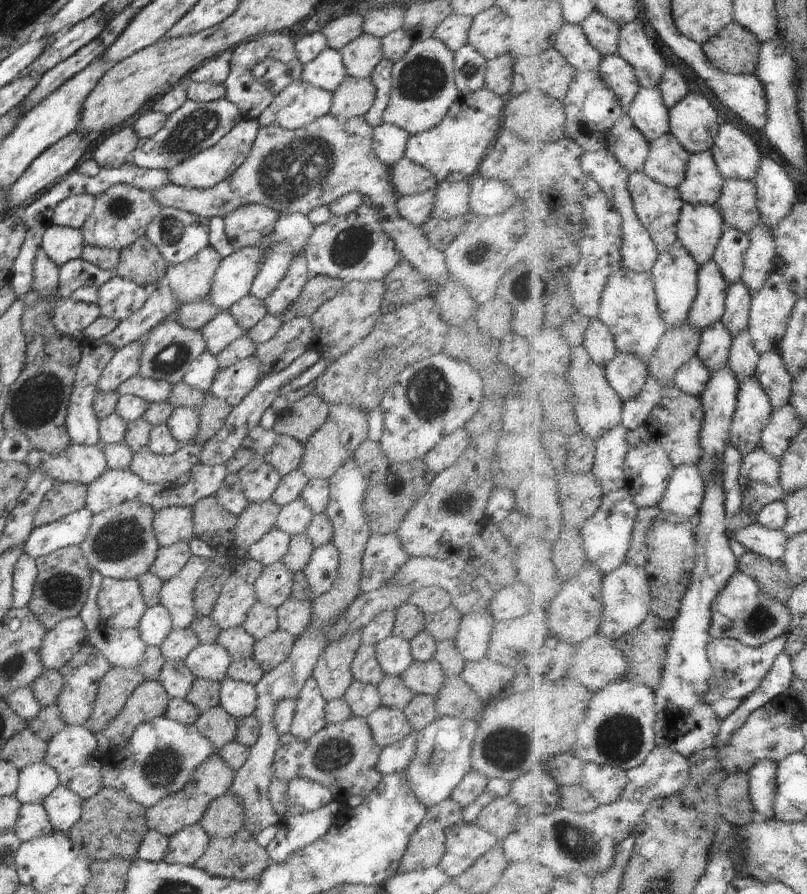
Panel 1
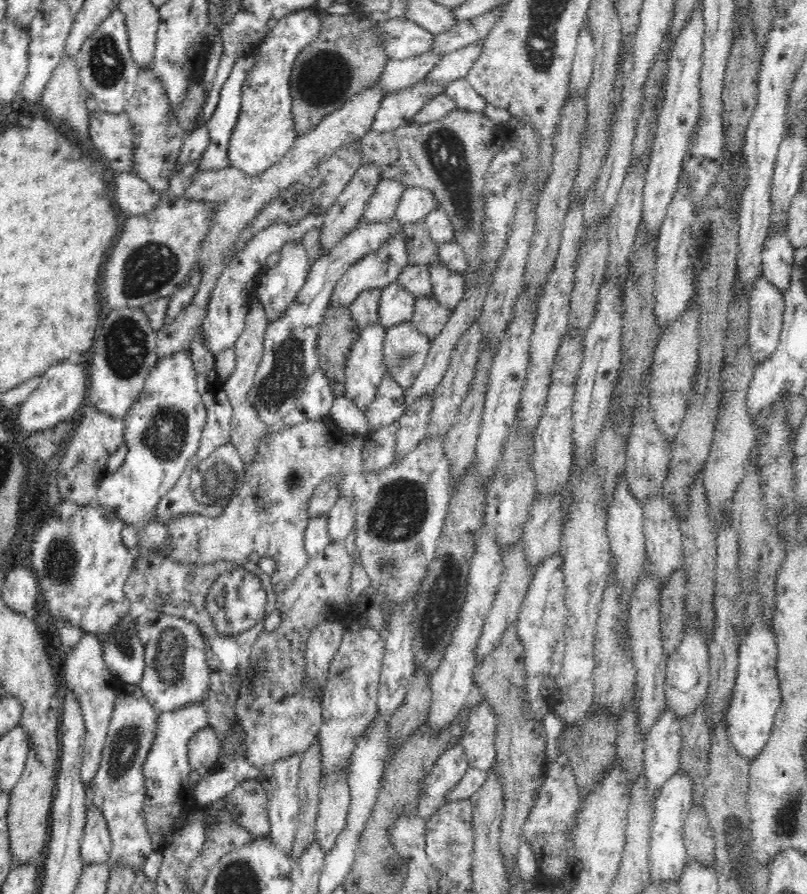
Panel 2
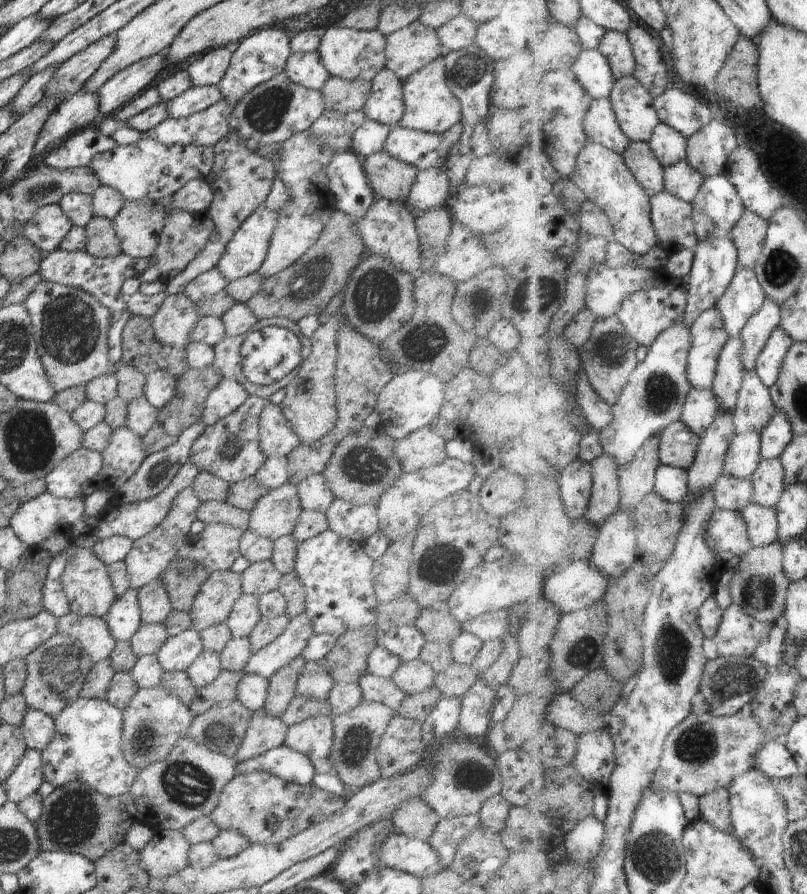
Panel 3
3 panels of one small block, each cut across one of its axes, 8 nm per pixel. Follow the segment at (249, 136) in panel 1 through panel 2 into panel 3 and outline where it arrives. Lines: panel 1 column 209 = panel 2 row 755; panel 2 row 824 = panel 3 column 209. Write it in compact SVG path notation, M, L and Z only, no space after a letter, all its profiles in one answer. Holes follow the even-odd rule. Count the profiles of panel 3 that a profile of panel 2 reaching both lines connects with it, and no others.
M144 138L131 145L116 145L111 151L96 154L89 167L101 185L115 188L128 201L163 199L176 194L188 181L206 179L214 164L213 147L163 145Z

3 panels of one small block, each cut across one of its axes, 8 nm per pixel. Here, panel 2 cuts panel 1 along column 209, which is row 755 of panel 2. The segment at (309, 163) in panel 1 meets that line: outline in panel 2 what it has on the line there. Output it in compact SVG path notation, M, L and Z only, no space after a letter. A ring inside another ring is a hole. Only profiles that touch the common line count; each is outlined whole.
M210 726L200 729L188 742L188 758L193 783L211 772L219 760L220 737Z

